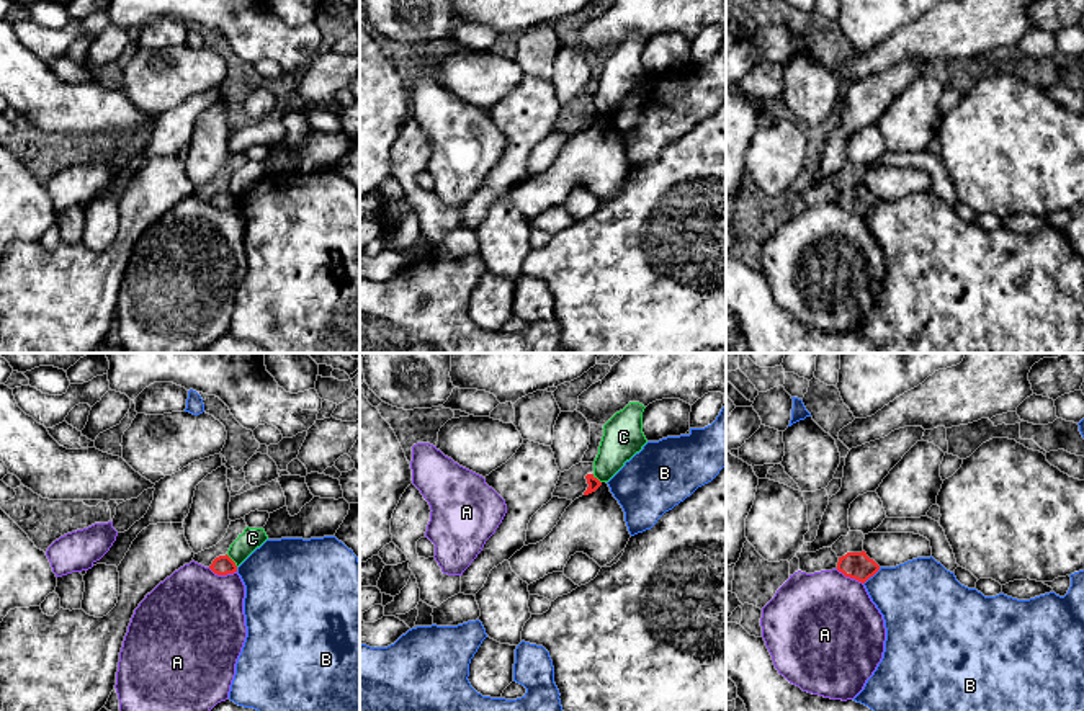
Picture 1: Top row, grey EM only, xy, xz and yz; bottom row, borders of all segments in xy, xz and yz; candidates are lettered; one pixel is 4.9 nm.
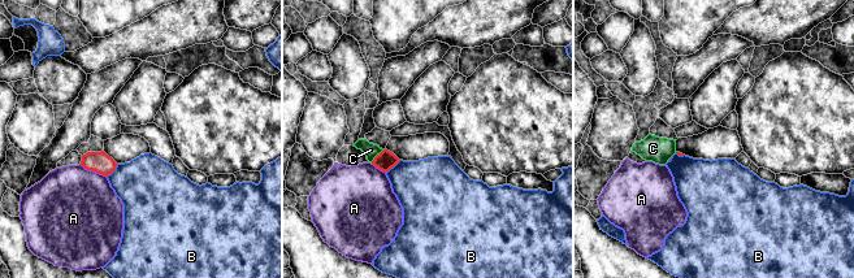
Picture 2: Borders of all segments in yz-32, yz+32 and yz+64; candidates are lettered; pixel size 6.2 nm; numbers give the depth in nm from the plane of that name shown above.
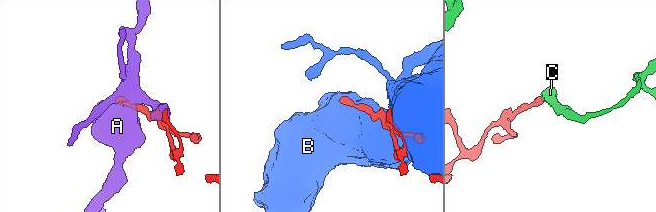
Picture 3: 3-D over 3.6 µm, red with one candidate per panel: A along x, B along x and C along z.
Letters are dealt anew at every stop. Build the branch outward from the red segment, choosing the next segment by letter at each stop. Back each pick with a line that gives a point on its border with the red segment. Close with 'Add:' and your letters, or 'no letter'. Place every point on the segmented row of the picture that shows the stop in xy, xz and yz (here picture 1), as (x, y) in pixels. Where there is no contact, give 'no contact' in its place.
Add: no letter

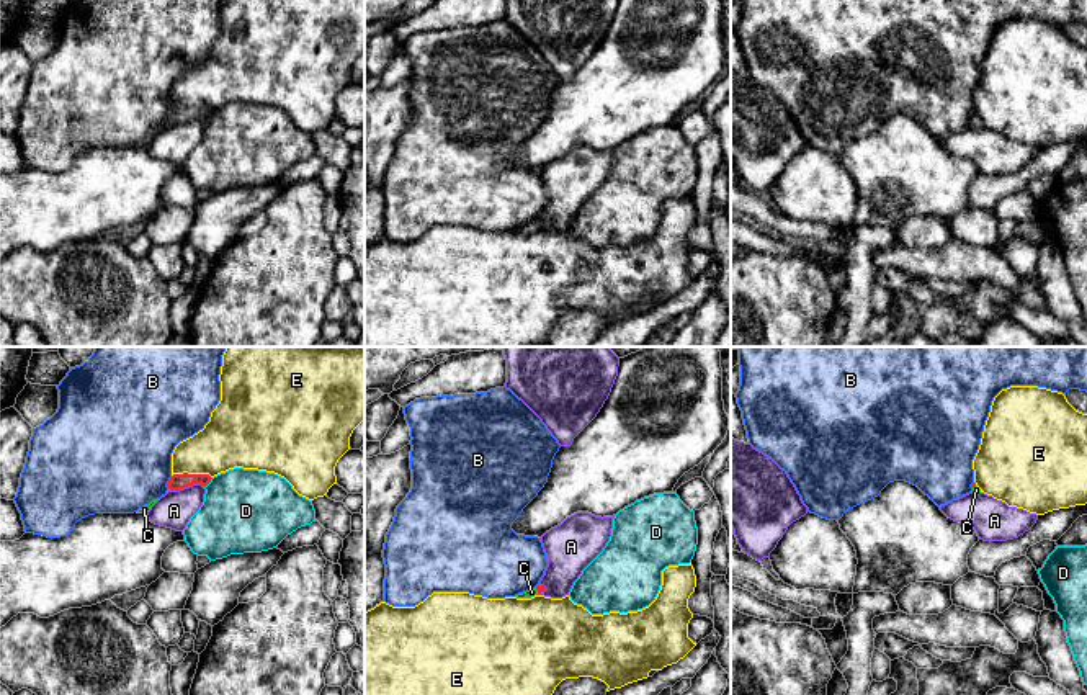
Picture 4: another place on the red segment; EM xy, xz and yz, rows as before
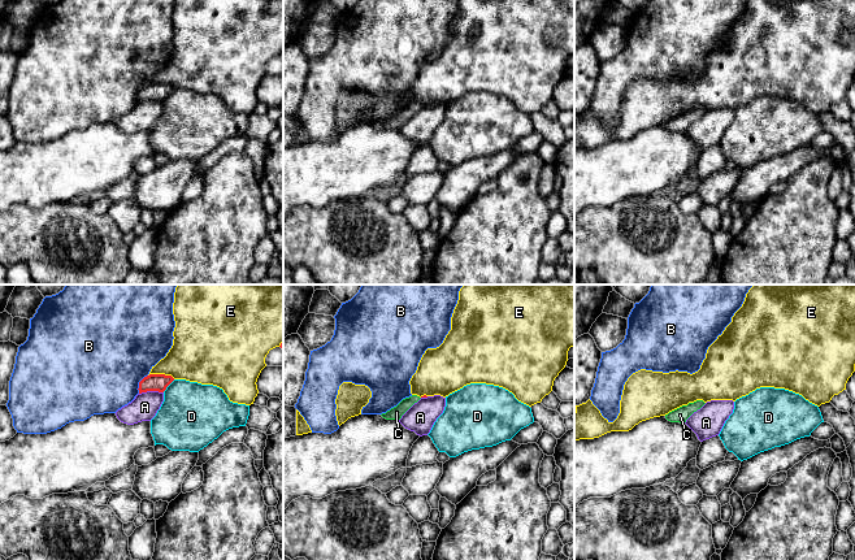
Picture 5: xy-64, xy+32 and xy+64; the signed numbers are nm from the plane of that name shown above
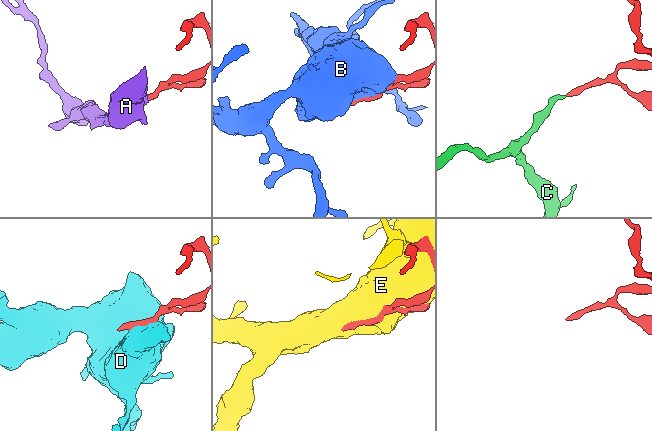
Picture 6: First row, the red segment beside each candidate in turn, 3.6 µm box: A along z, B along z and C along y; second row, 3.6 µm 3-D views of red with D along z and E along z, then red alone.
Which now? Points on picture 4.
C: xz (536, 589)
Add: C

